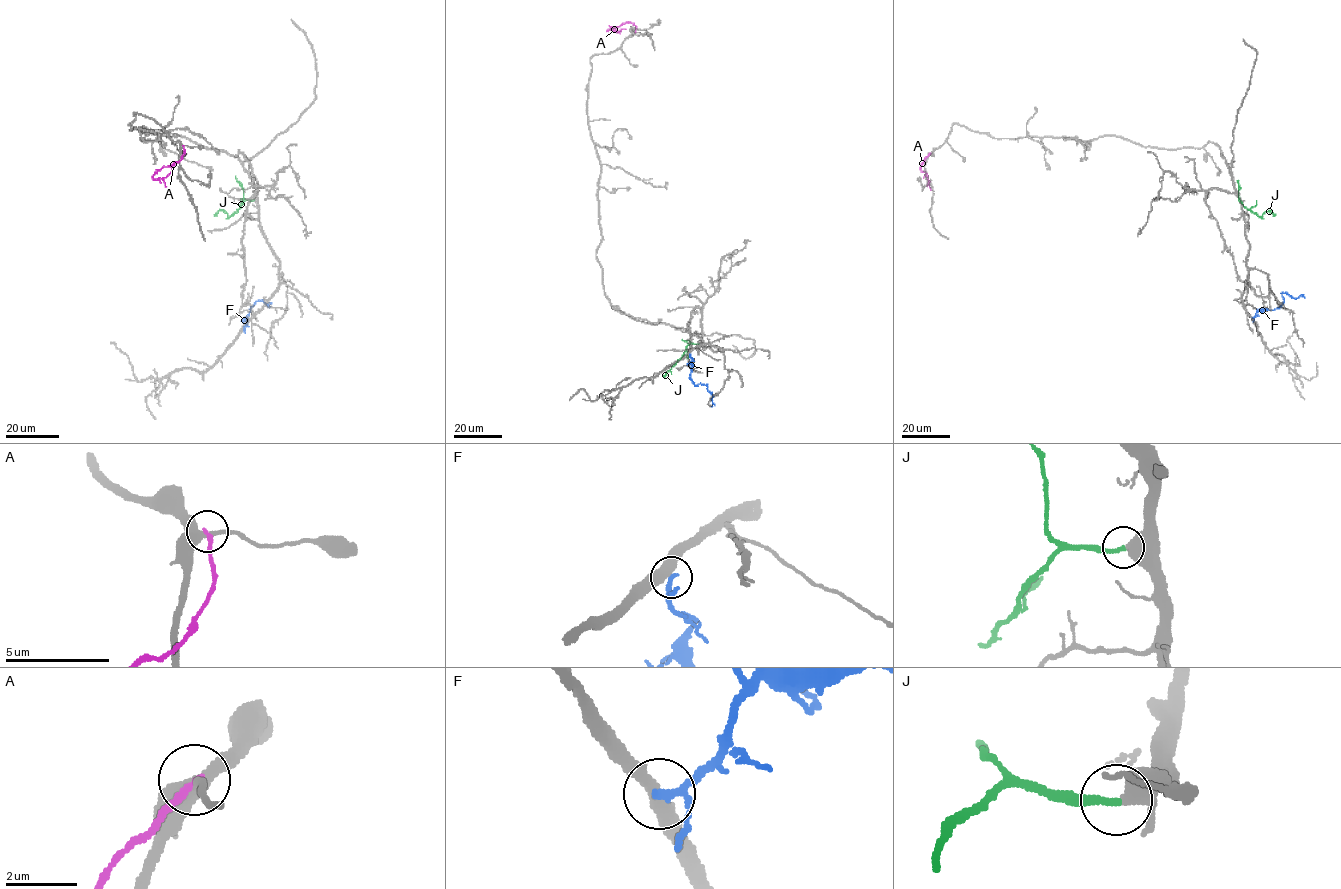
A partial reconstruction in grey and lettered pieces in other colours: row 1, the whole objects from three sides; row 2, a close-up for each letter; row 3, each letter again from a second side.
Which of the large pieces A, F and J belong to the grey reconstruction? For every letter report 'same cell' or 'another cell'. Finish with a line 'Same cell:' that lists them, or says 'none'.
A: another cell
F: another cell
J: same cell
Same cell: J

